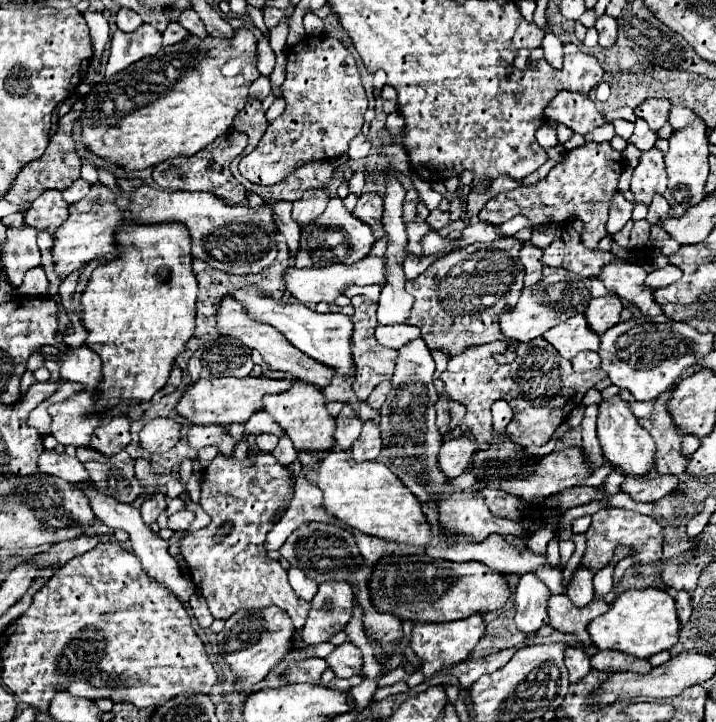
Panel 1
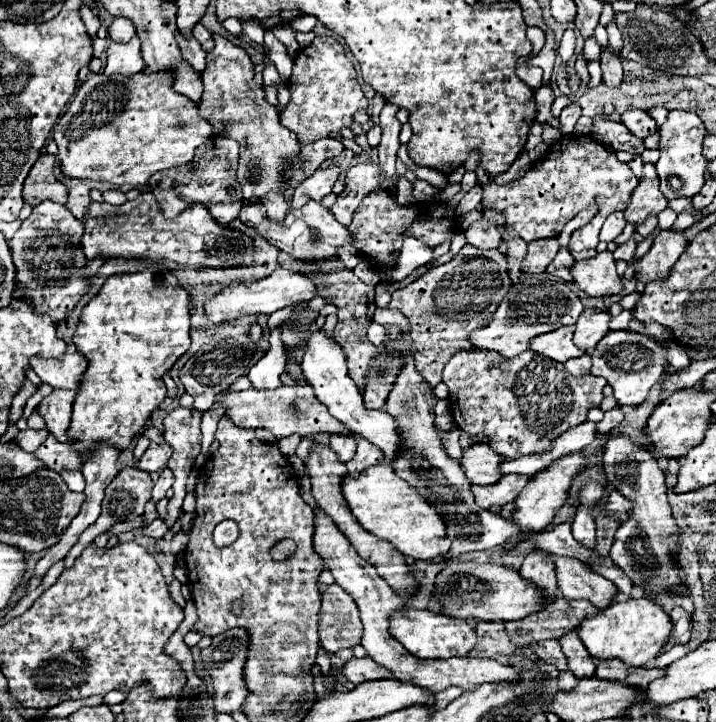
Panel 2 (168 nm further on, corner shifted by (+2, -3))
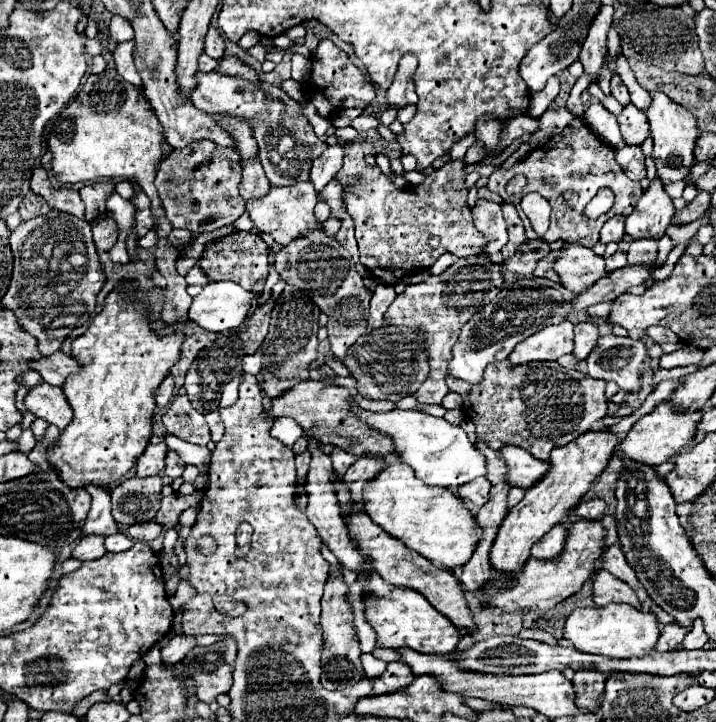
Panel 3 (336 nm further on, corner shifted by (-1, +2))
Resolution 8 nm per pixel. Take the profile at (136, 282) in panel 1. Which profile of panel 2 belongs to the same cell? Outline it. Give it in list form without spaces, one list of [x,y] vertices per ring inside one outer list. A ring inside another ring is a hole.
[[[169,271],[153,273],[127,273],[107,277],[101,291],[83,307],[81,321],[73,335],[73,345],[87,359],[87,371],[79,381],[79,389],[73,403],[73,419],[69,425],[69,439],[79,445],[73,445],[81,457],[87,457],[97,443],[107,443],[117,451],[131,447],[133,439],[145,429],[151,413],[165,399],[163,375],[173,367],[173,363],[189,349],[189,295],[185,289],[177,287],[177,277]]]

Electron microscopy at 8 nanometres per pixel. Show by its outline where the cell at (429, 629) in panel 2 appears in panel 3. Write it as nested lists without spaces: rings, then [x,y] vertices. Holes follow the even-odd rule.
[[[376,572],[372,574],[366,590],[372,592],[374,596],[374,598],[364,598],[364,600],[366,600],[366,618],[376,630],[378,646],[382,648],[408,646],[422,654],[452,654],[456,650],[456,644],[462,638],[462,630],[456,628],[432,604],[428,604],[428,600],[422,594],[410,588],[390,586]]]

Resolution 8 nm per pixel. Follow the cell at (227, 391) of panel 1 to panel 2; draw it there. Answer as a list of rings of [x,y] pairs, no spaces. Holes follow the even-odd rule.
[[[291,385],[291,387],[277,387],[277,389],[247,389],[241,393],[221,393],[217,395],[219,401],[223,401],[223,405],[227,407],[227,415],[233,419],[233,423],[237,423],[237,427],[251,427],[251,429],[267,429],[271,431],[277,439],[281,437],[289,437],[293,433],[301,435],[301,437],[311,437],[317,433],[337,433],[337,435],[347,435],[349,429],[337,421],[335,417],[329,415],[327,407],[321,405],[317,401],[317,397],[313,395],[313,387],[305,385]]]

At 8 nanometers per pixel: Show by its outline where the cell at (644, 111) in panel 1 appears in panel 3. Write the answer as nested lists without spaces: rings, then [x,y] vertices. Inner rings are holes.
[[[634,104],[624,106],[622,114],[618,116],[618,124],[626,144],[642,144],[650,136],[648,118],[644,118],[644,112],[638,110]]]

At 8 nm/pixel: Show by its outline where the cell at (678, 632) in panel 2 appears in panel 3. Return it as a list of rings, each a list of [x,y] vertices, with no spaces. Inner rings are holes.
[[[678,622],[664,624],[664,626],[662,626],[662,632],[660,632],[660,640],[658,640],[658,644],[656,644],[656,650],[658,650],[658,652],[668,652],[668,650],[680,648],[686,632],[688,632],[688,628],[680,626]]]

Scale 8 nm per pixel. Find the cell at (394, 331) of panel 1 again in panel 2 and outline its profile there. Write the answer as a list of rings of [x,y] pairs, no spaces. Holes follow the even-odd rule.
[[[371,323],[371,325],[369,325],[369,329],[367,329],[367,339],[369,339],[373,345],[381,347],[381,345],[387,341],[387,333],[385,333],[385,327],[378,323]]]

